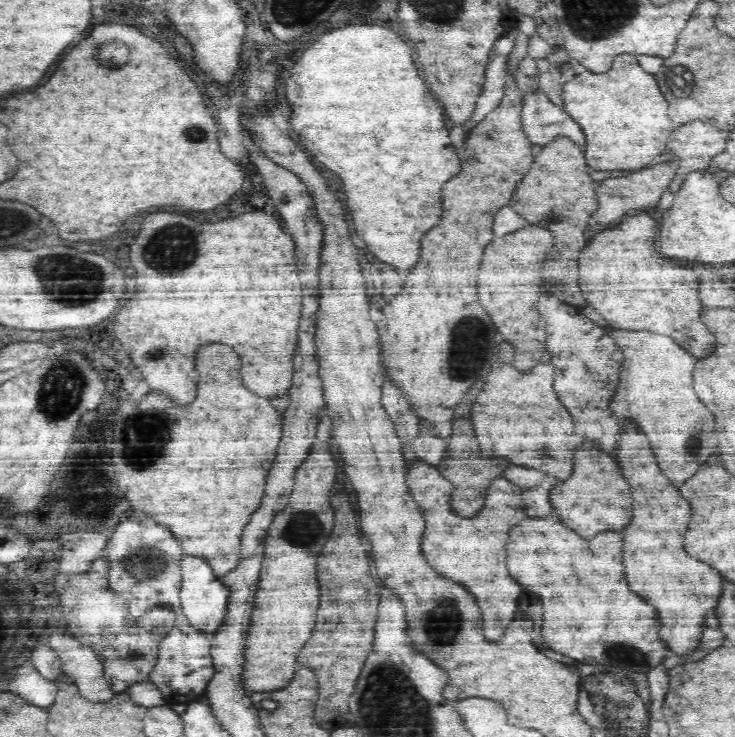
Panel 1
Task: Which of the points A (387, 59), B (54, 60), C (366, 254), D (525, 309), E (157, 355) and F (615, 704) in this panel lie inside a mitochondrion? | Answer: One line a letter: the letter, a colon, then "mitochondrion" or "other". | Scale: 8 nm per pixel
A: other
B: other
C: other
D: other
E: mitochondrion
F: mitochondrion

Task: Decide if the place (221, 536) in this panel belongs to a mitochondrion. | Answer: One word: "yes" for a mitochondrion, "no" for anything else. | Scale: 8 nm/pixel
no

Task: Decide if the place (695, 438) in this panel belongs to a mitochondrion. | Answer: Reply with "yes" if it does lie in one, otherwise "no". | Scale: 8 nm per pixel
yes

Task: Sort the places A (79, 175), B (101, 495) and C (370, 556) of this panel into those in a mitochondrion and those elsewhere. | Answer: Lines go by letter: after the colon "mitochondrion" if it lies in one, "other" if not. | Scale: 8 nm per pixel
A: other
B: other
C: other

